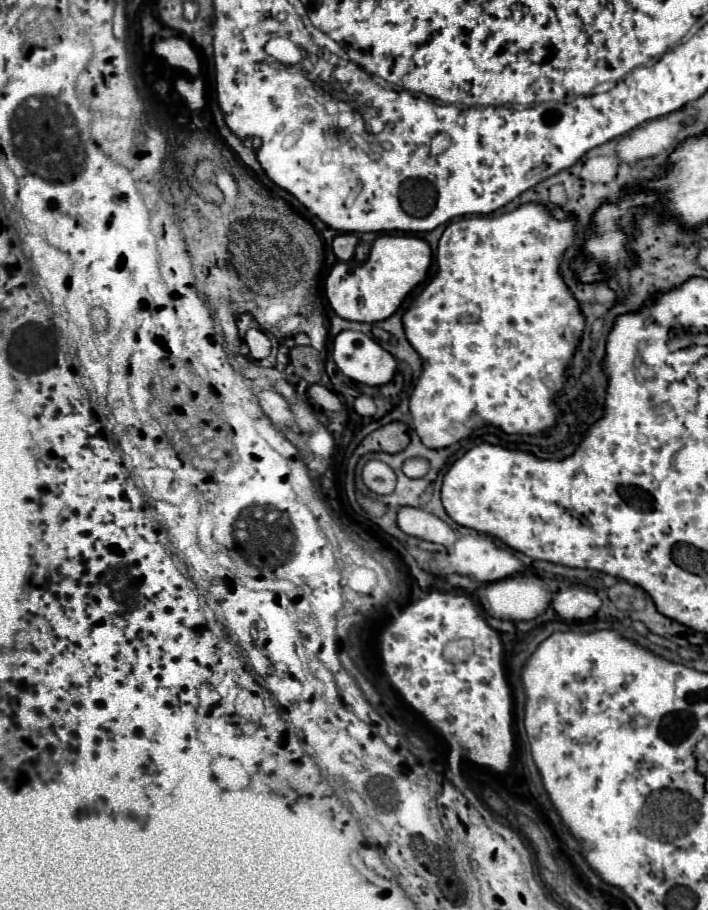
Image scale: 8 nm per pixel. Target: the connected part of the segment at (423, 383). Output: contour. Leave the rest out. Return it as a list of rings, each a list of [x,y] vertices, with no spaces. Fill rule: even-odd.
[[[524,204],[516,208],[514,212],[502,214],[502,216],[472,216],[472,218],[460,218],[452,222],[444,236],[440,238],[438,252],[436,252],[436,272],[430,278],[430,282],[424,286],[422,294],[412,302],[408,312],[404,314],[404,328],[410,344],[424,360],[422,376],[410,396],[410,412],[414,420],[414,428],[422,442],[430,448],[446,448],[470,434],[470,430],[476,428],[476,424],[496,424],[506,434],[538,434],[550,426],[554,426],[558,416],[558,406],[552,402],[556,392],[564,384],[564,368],[570,364],[570,358],[574,354],[574,348],[580,342],[580,334],[584,330],[584,316],[580,314],[578,302],[568,292],[562,276],[558,274],[560,256],[566,252],[566,248],[574,242],[574,218],[568,220],[554,220],[550,212],[546,212],[540,204]]]

